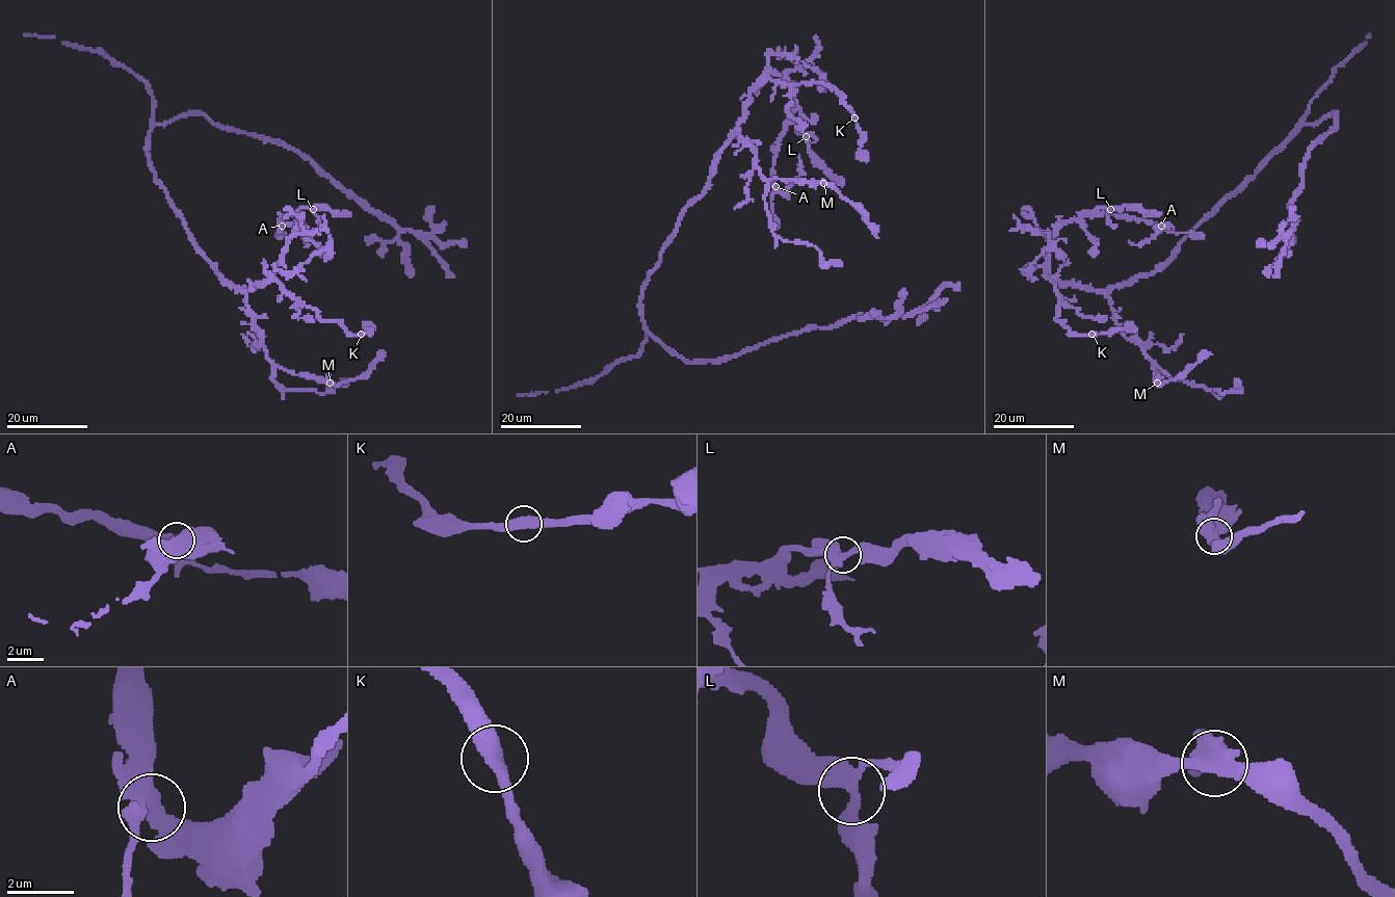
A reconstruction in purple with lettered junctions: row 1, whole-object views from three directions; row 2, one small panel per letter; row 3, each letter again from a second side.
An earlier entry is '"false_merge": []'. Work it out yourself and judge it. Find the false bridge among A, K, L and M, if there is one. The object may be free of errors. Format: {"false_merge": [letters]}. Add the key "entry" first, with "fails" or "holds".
{"entry": "holds", "false_merge": []}

